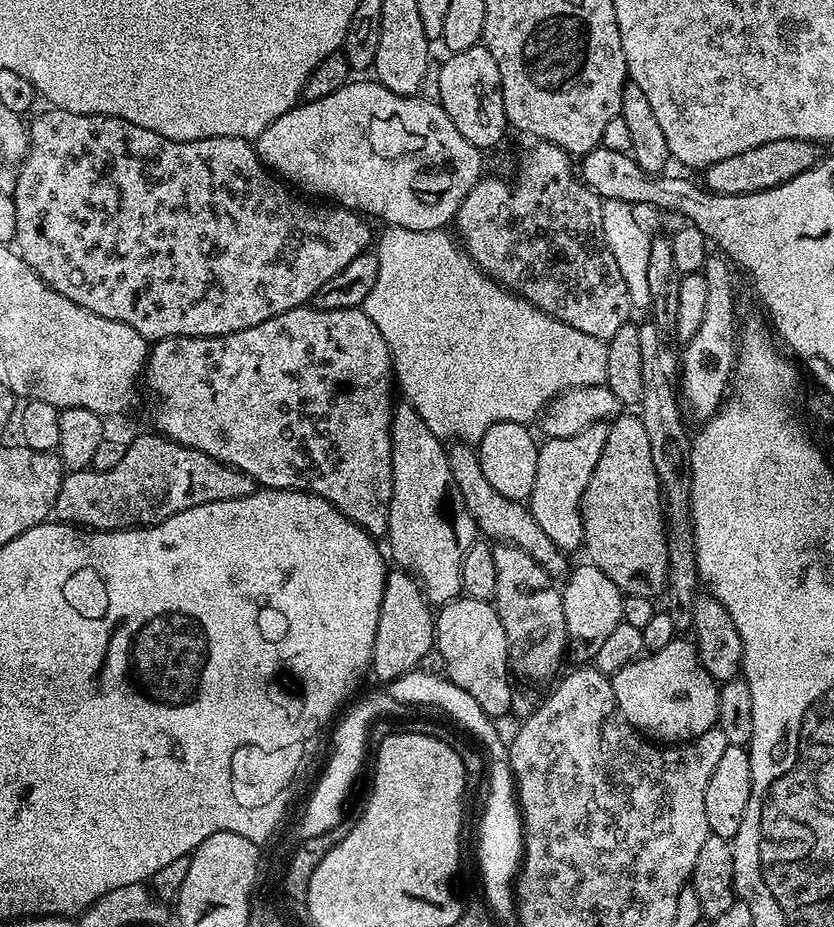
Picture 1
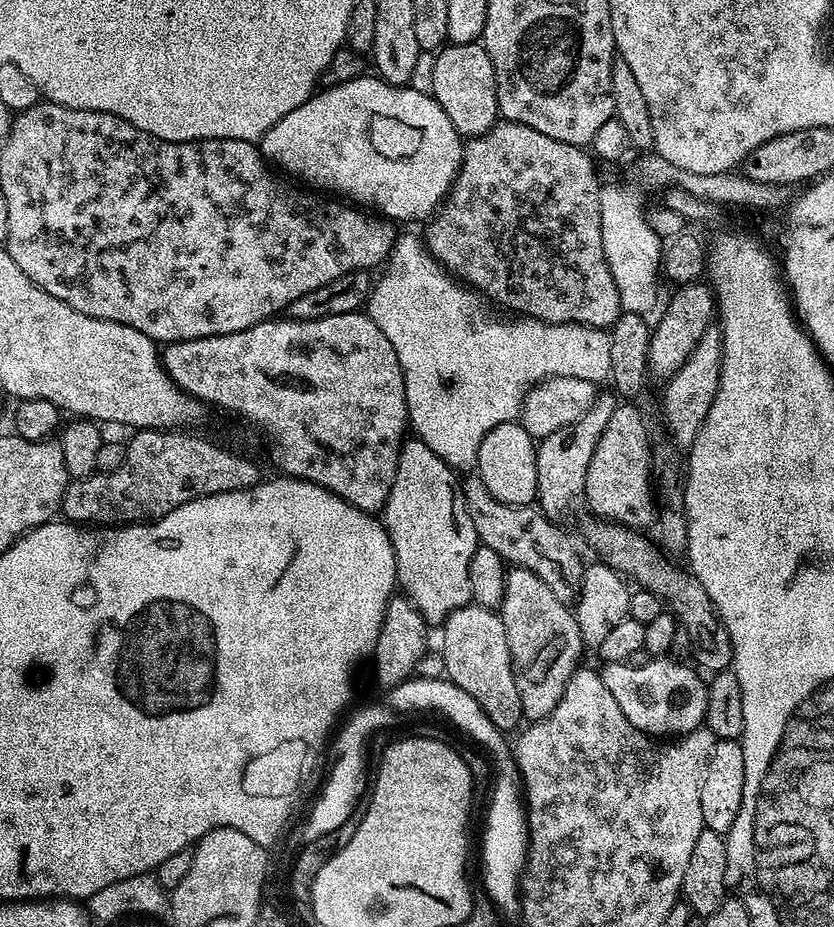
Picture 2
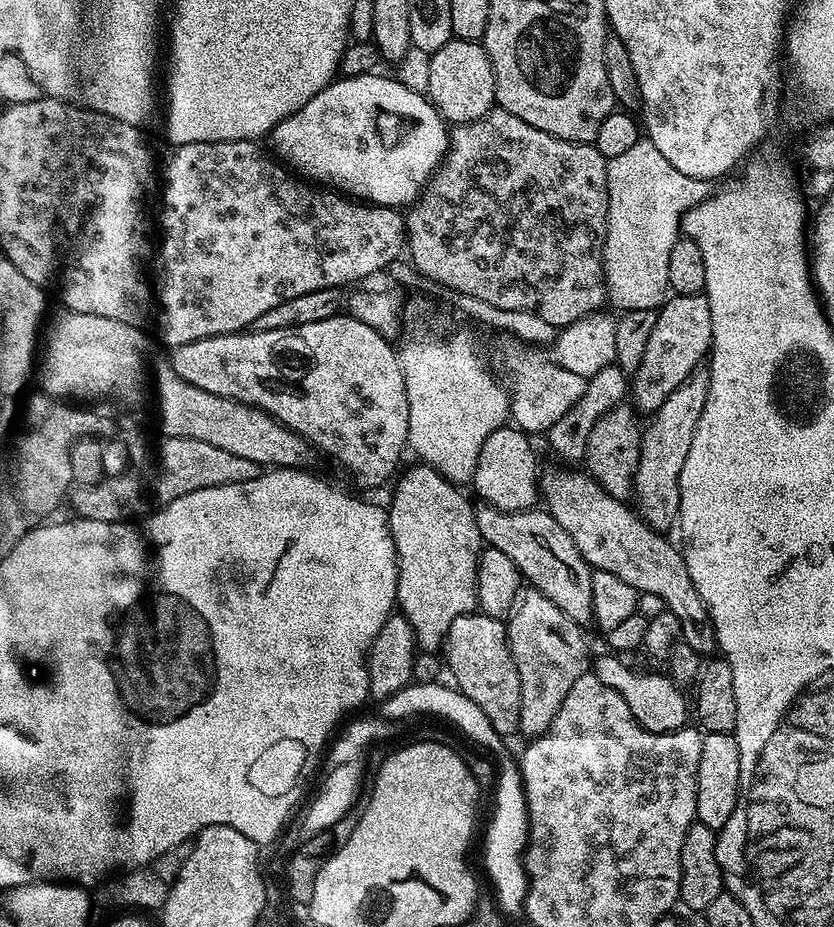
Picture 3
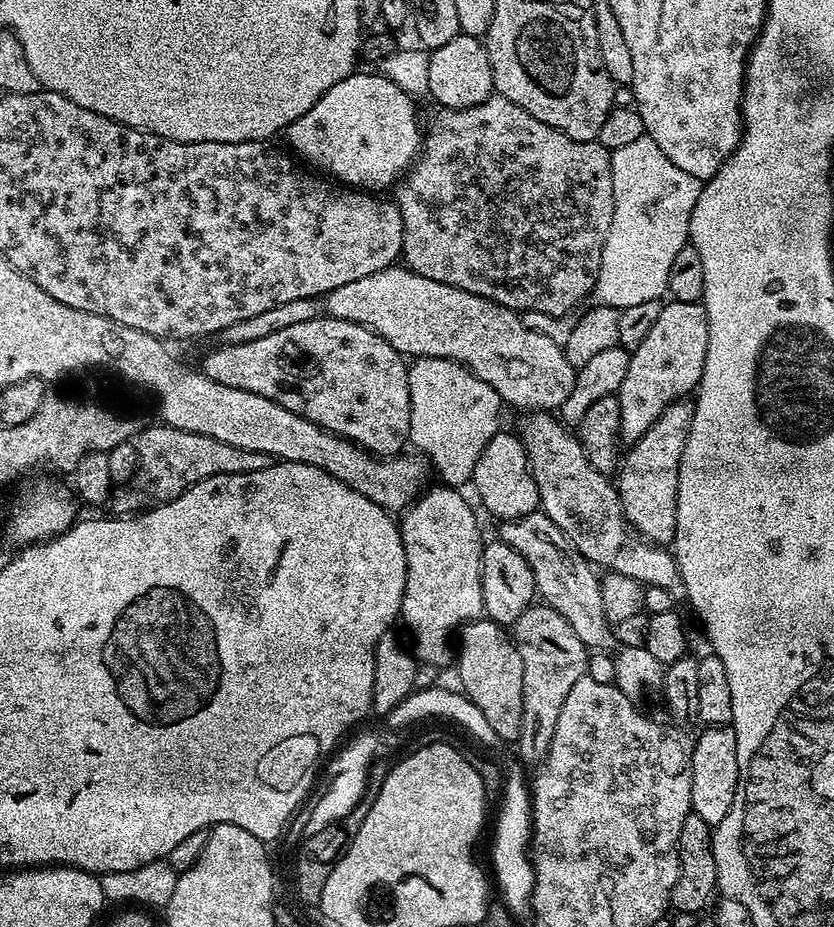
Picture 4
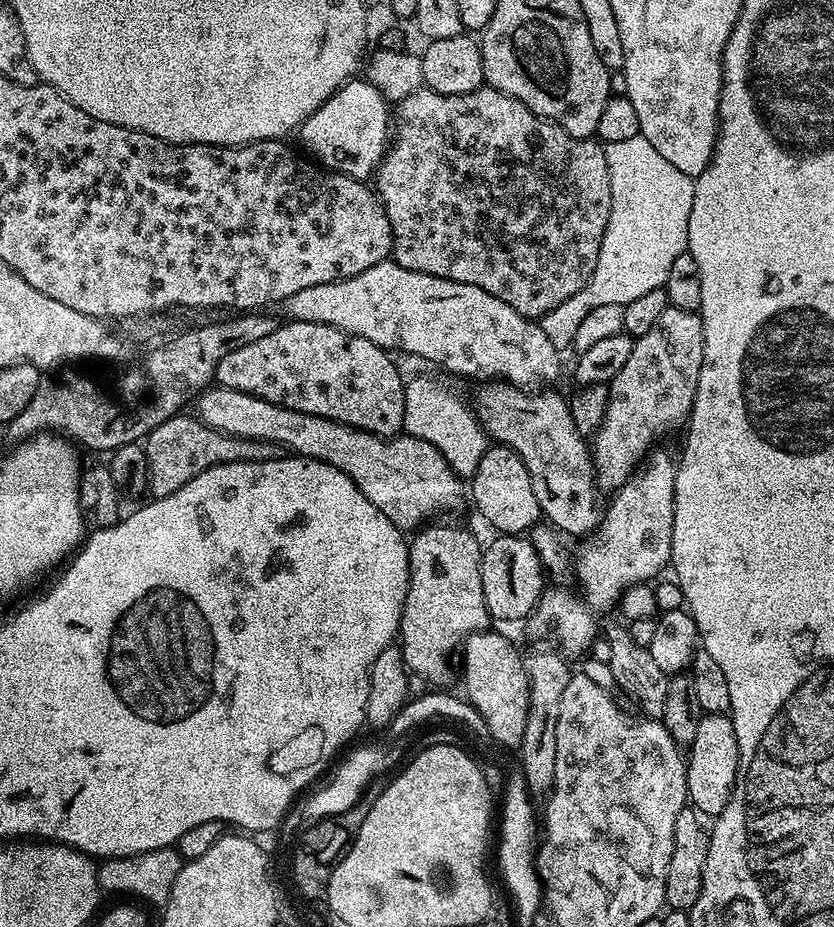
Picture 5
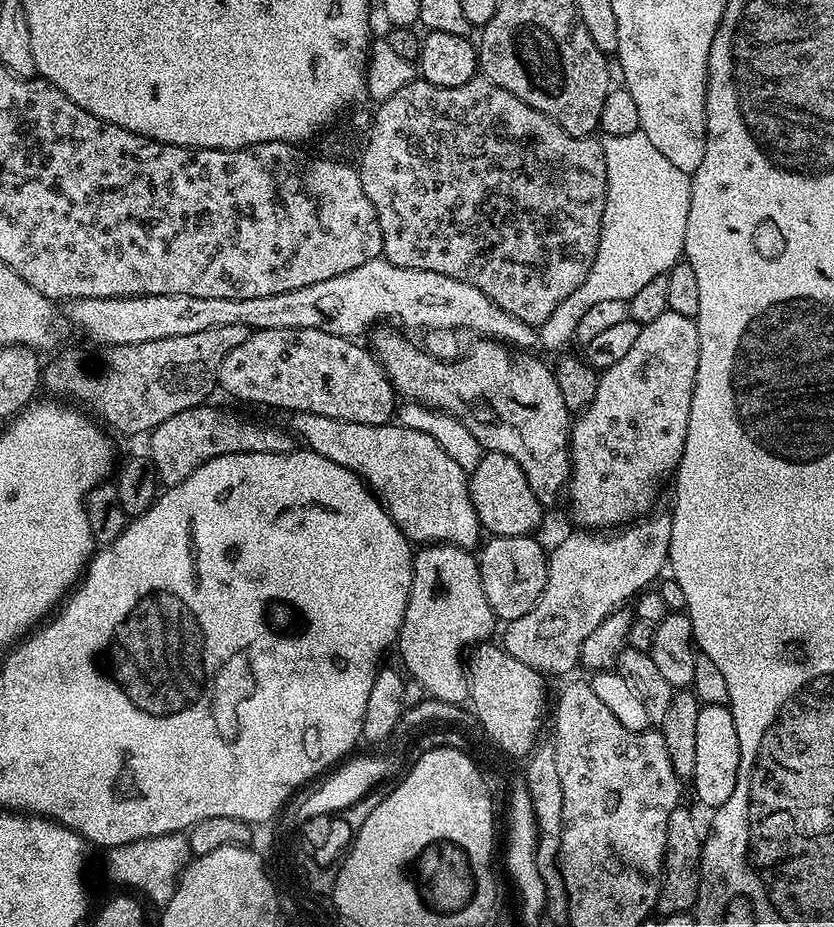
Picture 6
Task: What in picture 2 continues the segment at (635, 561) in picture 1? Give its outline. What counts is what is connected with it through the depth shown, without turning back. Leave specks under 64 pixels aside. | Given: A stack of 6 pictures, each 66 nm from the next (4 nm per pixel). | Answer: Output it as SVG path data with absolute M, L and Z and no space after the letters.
M617 403L614 414L610 414L610 422L606 422L606 430L602 430L598 446L594 446L594 458L590 458L590 470L586 470L582 496L588 499L597 517L607 518L633 530L648 530L648 527L651 529L657 523L658 513L654 503L654 445L648 441L648 424L643 414L632 404L635 403Z

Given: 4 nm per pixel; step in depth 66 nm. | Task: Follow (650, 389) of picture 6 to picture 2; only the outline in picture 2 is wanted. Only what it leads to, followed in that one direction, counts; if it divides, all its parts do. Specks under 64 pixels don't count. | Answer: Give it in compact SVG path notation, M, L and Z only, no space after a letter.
M707 283L682 284L675 289L676 293L668 300L660 321L652 328L652 341L648 351L648 370L653 377L667 378L679 370L690 358L694 346L706 334L706 330L713 323L714 313L718 305L714 299L714 292Z

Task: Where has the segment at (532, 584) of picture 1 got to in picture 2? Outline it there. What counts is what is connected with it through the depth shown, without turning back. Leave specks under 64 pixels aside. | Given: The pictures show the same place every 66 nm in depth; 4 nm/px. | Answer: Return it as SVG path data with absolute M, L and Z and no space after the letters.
M512 566L507 569L506 590L504 591L504 600L500 603L498 615L506 626L506 642L510 646L510 662L514 670L514 682L518 682L518 694L522 698L522 710L524 711L524 720L535 722L546 718L558 702L562 702L562 694L566 694L566 682L581 667L580 655L586 652L586 645L578 630L576 613L569 605L563 604L530 570L519 566Z

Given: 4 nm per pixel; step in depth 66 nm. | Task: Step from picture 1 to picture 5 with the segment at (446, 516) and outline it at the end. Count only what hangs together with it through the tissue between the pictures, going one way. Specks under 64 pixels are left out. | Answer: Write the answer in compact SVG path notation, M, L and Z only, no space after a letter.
M444 522L429 523L411 537L408 545L408 593L398 633L398 647L404 653L404 663L407 664L409 673L424 676L432 686L443 685L440 683L448 676L452 651L455 648L457 651L470 634L483 632L490 624L486 598L482 594L481 541L476 541L474 533L467 532L456 524L440 523Z

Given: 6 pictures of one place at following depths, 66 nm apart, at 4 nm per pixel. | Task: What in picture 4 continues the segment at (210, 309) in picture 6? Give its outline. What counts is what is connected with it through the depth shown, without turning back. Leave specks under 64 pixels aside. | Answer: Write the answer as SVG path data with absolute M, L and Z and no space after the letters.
M407 266L383 268L378 270L378 274L366 274L366 278L357 278L347 286L338 286L338 290L330 290L323 297L322 304L327 315L366 326L374 334L386 338L386 342L390 342L390 346L394 346L394 350L405 358L455 360L489 384L505 405L513 404L528 412L551 413L563 406L566 398L570 398L570 390L574 390L576 385L577 369L569 362L563 347L550 342L546 334L530 330L521 313L446 282L422 278Z

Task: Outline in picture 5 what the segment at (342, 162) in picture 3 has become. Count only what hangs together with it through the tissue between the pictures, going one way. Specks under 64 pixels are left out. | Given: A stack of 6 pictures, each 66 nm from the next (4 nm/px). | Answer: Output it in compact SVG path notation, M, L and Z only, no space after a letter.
M353 78L333 94L306 122L298 129L298 137L304 143L303 151L317 165L331 171L340 172L343 176L353 176L356 180L367 181L380 166L384 153L390 147L390 101L366 78Z

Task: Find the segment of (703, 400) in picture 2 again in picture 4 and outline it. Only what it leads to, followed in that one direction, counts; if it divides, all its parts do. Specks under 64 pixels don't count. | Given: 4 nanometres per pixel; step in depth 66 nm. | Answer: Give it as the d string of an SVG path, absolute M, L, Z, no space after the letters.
M688 398L676 400L666 406L658 422L654 422L654 426L650 426L650 430L646 430L642 438L631 441L629 448L632 449L623 453L622 463L618 468L618 491L624 517L643 539L653 544L668 546L676 538L678 470L695 413L696 405Z

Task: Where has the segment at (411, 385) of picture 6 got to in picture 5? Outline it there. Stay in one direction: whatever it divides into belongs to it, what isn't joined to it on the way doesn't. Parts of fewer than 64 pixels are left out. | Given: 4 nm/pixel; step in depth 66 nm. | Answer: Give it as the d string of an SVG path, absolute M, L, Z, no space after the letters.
M488 382L481 388L484 389L476 396L474 411L485 433L497 445L514 450L522 458L532 479L543 519L561 533L569 532L572 536L587 537L595 533L602 519L601 493L598 491L596 473L592 466L592 453L586 437L574 422L569 401L563 400L556 392L548 392L552 390L541 391L544 392L541 396L532 396L536 394L529 394L525 389L507 382Z

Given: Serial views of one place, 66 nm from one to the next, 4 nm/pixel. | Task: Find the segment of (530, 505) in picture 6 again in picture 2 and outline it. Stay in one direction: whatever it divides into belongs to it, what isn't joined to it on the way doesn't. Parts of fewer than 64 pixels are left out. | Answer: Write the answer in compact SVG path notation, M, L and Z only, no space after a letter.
M520 422L494 426L482 438L474 450L474 468L494 500L507 504L532 504L536 500L536 446L537 441Z

